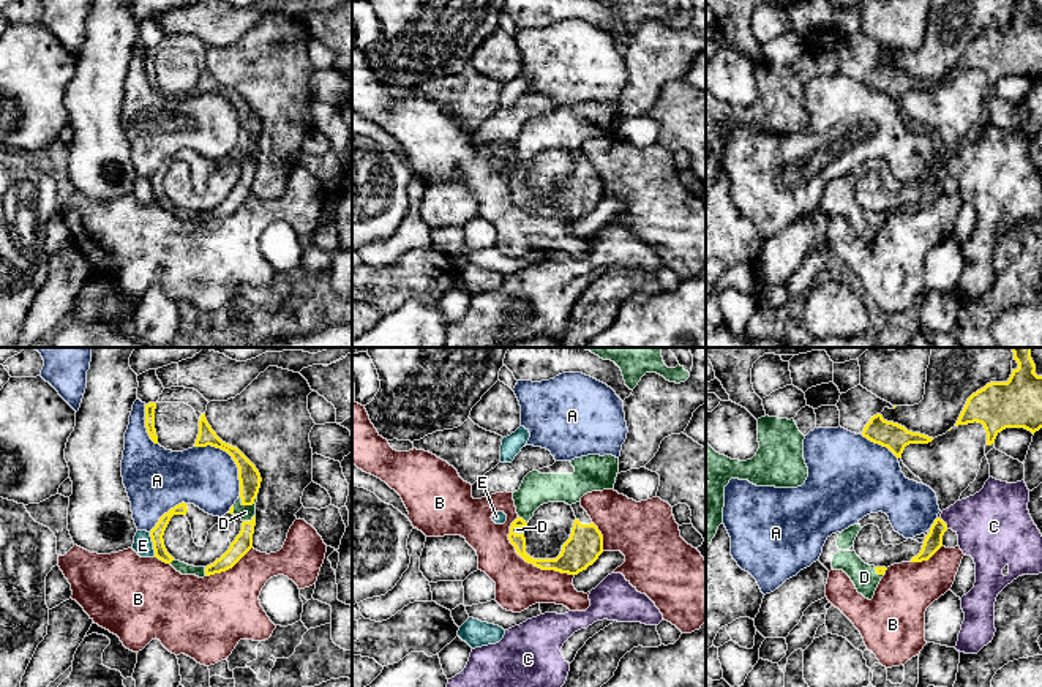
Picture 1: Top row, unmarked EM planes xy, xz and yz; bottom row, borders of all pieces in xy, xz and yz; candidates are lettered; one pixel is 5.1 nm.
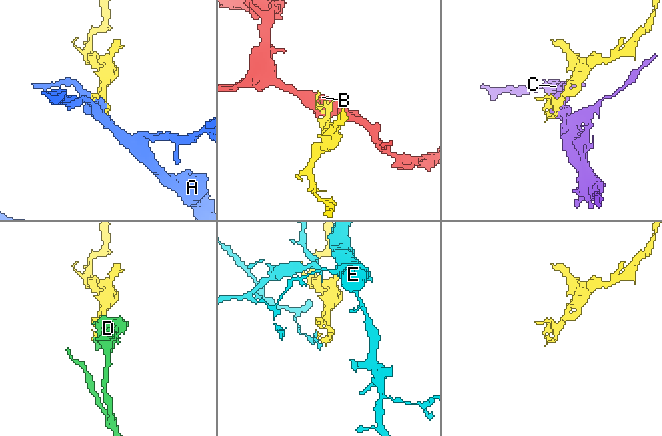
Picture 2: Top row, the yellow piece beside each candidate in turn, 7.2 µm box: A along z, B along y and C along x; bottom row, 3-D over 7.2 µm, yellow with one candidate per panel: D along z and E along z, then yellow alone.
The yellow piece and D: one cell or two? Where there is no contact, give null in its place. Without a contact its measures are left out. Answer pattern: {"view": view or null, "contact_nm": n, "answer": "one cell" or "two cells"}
{"view": "xy", "contact_nm": 100, "answer": "one cell"}

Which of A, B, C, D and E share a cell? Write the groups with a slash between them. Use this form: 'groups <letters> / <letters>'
groups A / B / C / D / E

